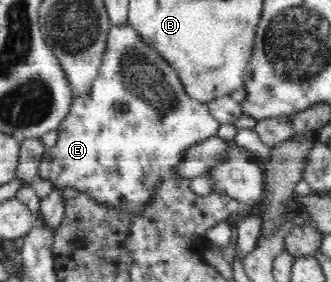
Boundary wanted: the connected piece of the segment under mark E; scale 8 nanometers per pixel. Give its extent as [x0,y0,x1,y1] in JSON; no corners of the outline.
[39,23,220,213]

